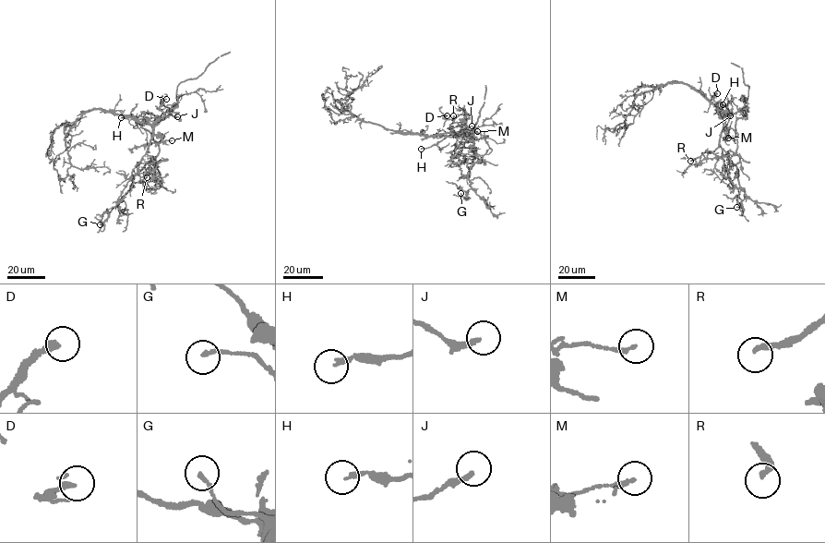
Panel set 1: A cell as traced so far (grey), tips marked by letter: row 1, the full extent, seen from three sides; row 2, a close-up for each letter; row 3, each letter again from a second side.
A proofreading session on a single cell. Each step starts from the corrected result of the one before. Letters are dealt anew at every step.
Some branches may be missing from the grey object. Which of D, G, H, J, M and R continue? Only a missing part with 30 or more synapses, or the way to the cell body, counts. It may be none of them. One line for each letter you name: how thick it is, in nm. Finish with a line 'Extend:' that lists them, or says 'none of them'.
J: Thickness 200 nm
R: Thickness 240 nm
Extend: J, R

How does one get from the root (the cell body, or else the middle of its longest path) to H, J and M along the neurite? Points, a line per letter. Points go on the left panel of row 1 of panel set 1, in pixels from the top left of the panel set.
H: (124, 116), (149, 118), (121, 117)
J: (124, 116), (155, 117), (159, 120), (170, 115), (177, 116)
M: (124, 116), (150, 124), (154, 135), (163, 140), (172, 140)

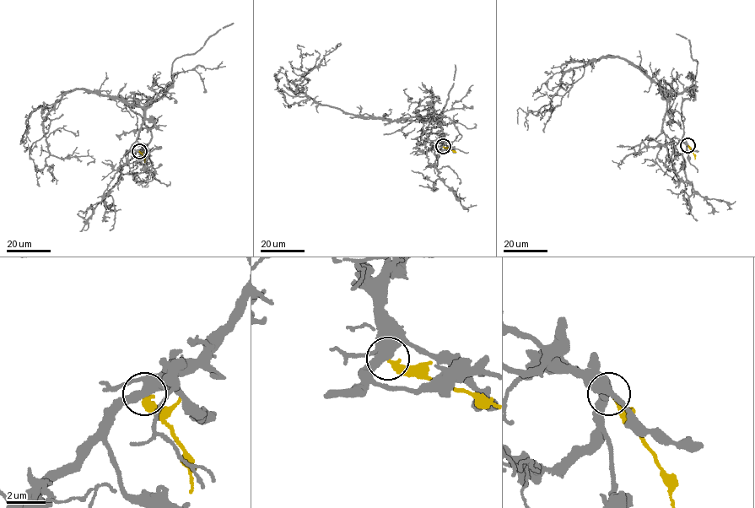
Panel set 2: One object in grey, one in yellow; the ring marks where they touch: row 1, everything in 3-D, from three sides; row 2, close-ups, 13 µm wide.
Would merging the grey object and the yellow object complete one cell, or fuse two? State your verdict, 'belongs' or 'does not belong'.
does not belong

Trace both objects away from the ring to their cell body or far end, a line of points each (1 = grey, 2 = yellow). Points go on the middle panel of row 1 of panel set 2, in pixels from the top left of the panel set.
1: (443, 146), (442, 128), (428, 120), (362, 117), (319, 105), (301, 93), (294, 81), (336, 47)
2: (443, 146), (455, 152)

